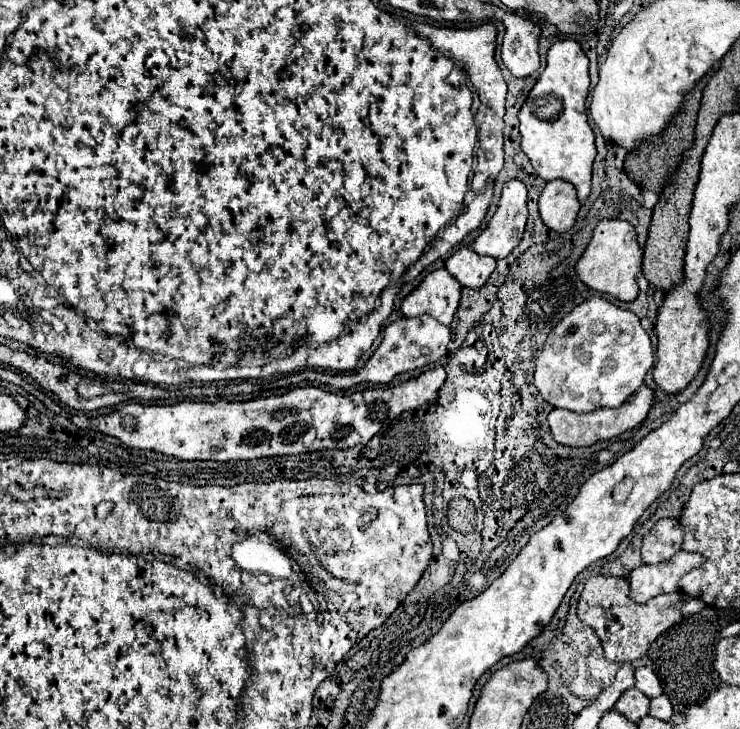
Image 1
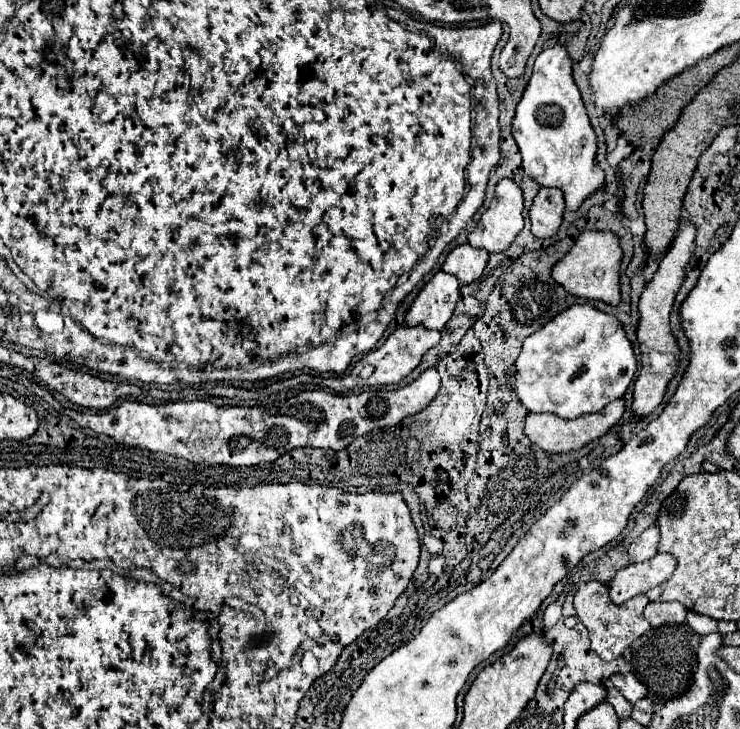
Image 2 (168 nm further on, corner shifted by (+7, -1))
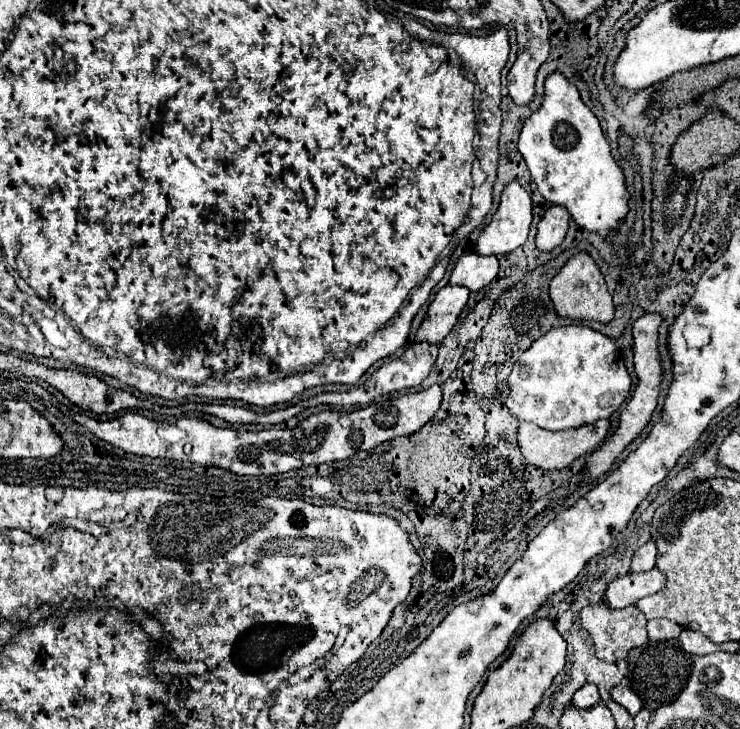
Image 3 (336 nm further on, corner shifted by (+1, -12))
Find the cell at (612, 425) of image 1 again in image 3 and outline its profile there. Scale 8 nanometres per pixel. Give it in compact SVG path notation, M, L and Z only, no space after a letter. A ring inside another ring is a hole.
M599 420L595 424L587 424L587 426L571 428L571 430L561 430L561 432L541 430L535 424L521 422L517 428L517 444L521 448L525 462L529 462L541 470L561 470L561 468L567 468L575 458L599 448L599 444L605 440L607 432L609 432L609 420Z

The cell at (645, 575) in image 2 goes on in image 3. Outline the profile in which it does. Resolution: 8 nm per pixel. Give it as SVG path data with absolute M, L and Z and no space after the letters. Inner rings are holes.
M657 568L641 572L641 574L629 572L629 574L625 574L625 576L607 584L605 602L613 610L633 606L635 600L659 592L663 588L663 584L665 584L663 574Z

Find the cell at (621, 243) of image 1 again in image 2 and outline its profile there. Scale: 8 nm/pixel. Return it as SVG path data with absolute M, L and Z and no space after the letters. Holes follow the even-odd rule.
M583 231L571 251L553 267L553 279L569 289L575 297L605 301L609 305L621 303L621 261L623 251L619 245L619 237L613 231Z

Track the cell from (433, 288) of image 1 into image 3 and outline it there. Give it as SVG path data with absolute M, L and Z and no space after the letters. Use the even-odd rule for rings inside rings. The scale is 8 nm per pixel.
M451 284L443 286L437 292L435 300L429 304L427 316L417 330L415 342L441 344L443 338L457 324L457 318L459 318L461 310L465 308L467 298L469 298L469 288L451 286Z

